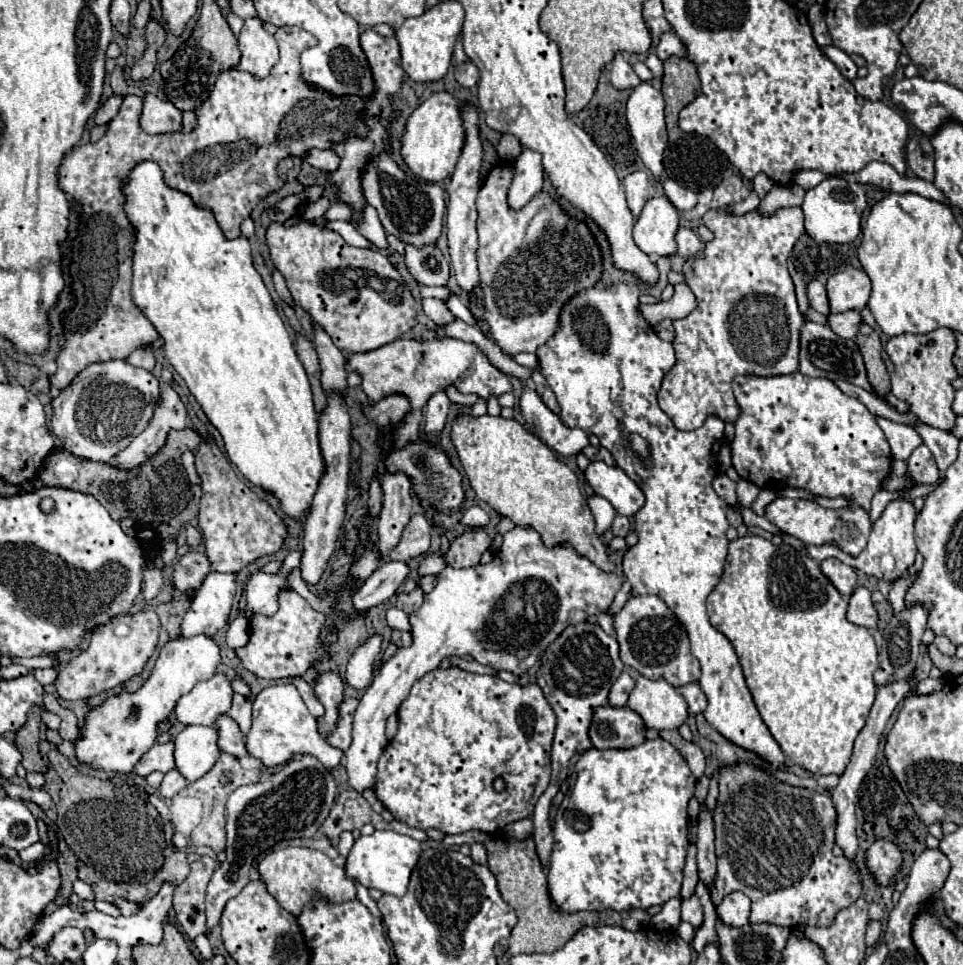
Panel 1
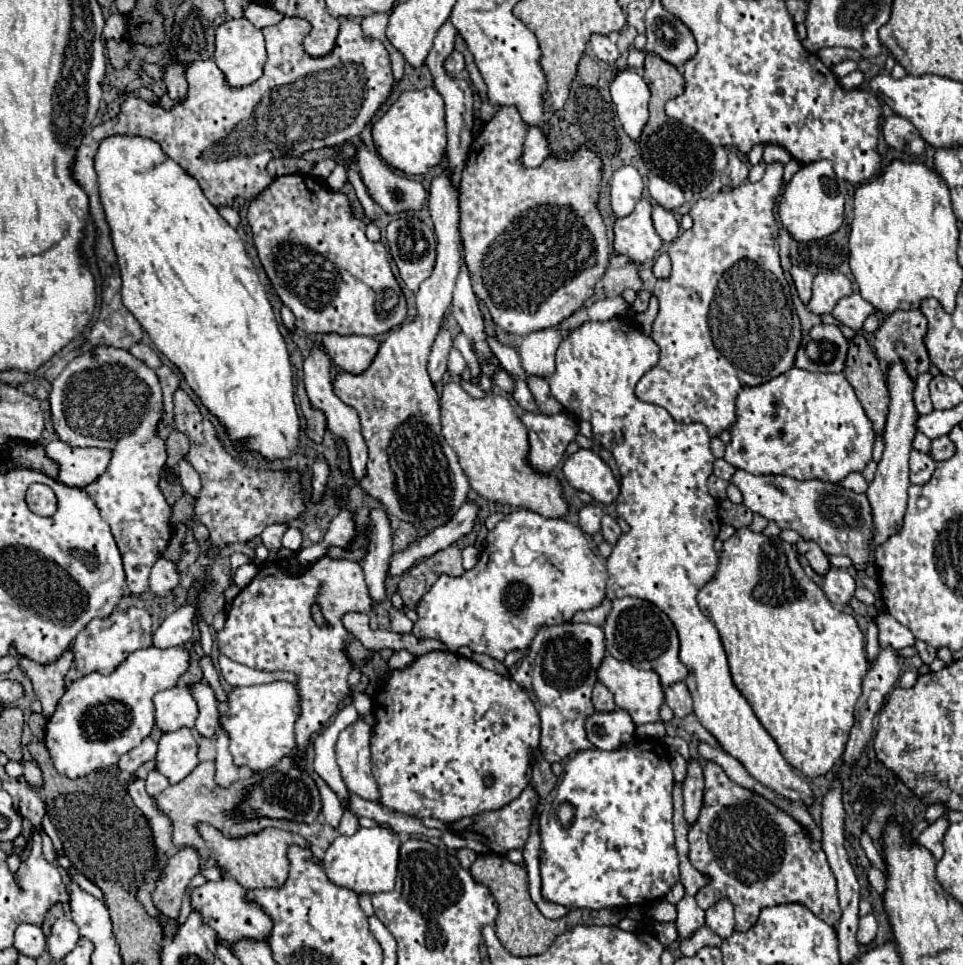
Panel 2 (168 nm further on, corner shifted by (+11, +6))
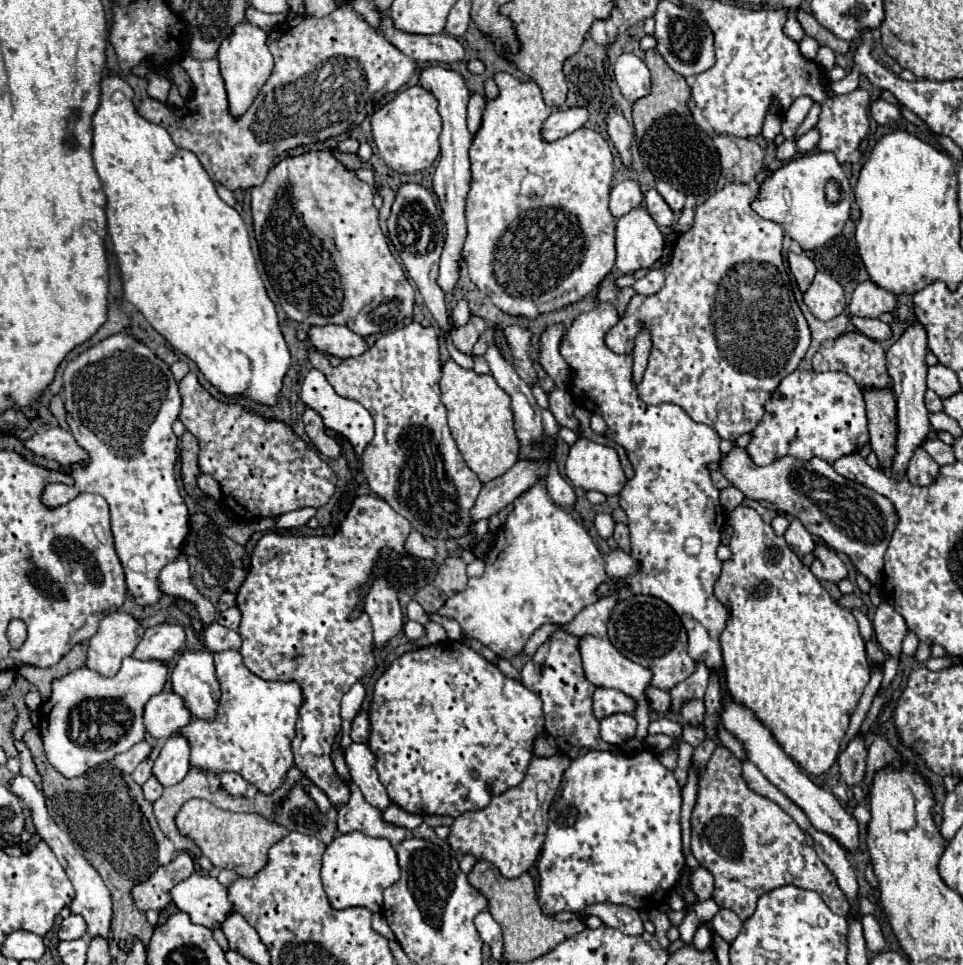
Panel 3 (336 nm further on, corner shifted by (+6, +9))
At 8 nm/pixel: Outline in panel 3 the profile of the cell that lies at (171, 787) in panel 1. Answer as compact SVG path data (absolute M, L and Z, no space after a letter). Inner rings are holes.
M152 775L144 785L142 785L142 789L144 789L144 797L148 799L148 801L156 801L156 799L160 799L160 795L162 795L162 791L164 791L164 787L160 785L160 781Z

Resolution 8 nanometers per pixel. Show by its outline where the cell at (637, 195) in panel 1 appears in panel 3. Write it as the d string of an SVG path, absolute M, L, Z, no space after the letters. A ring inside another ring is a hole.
M634 179L620 181L610 191L610 213L618 219L618 217L626 215L628 211L636 209L642 203L642 199L644 199L644 195L642 195L638 181L634 181Z

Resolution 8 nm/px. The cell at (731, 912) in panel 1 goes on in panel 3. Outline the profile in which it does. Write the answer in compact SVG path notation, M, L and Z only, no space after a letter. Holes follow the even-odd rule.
M720 909L714 919L710 921L710 927L728 943L732 943L736 939L736 935L740 933L740 927L742 927L742 921L738 919L738 915L734 911L728 911L728 909Z

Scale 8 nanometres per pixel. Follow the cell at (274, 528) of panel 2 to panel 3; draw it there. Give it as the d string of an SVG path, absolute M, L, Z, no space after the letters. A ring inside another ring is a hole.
M306 507L306 509L298 509L298 511L290 511L290 513L284 513L276 519L276 529L278 531L290 531L290 529L296 529L296 527L302 527L310 521L310 517L314 517L314 509L312 507Z

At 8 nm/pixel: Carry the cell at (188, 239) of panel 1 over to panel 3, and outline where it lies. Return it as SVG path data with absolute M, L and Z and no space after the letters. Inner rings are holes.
M104 77L102 101L92 127L92 157L108 199L108 233L122 271L124 299L146 317L174 351L192 359L206 381L222 395L240 395L264 407L276 407L292 359L278 325L276 307L258 273L246 223L236 209L218 197L198 157L190 151L182 153L164 127L148 123L136 113L132 89L120 77Z

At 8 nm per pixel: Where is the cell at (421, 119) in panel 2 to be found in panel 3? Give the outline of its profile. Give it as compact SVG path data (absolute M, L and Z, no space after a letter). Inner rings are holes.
M422 85L400 91L390 103L372 115L372 135L380 157L398 173L416 173L428 169L440 153L438 135L442 131L438 99Z

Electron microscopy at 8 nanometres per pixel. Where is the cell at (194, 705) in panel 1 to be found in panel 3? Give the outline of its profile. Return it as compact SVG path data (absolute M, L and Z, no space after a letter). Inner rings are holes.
M162 691L154 695L144 709L144 725L154 739L172 737L182 727L186 727L190 719L192 715L184 699L180 699L180 695L174 691Z

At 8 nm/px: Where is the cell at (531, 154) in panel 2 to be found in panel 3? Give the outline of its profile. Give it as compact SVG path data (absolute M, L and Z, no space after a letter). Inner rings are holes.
M574 107L574 109L556 109L542 125L542 139L546 143L558 141L564 135L574 133L576 129L584 127L588 119L588 111L582 107Z

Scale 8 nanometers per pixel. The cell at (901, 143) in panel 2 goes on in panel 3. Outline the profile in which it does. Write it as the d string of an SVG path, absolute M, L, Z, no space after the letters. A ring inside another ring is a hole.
M884 99L874 101L870 105L870 113L872 113L872 117L874 117L874 121L878 125L890 125L892 127L892 125L896 125L896 119L904 119L902 113L900 113L900 109L896 105L884 101Z

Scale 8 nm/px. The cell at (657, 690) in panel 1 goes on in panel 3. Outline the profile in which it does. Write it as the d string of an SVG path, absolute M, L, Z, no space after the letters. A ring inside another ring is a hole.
M592 635L582 637L580 639L580 653L582 653L584 671L586 671L586 677L590 683L594 683L596 687L618 689L636 701L634 717L638 721L638 731L636 731L635 738L642 741L648 735L648 725L650 725L650 701L646 697L646 689L650 687L652 671L648 671L646 667L640 667L638 663L626 659L608 639L600 639L600 637L592 637Z

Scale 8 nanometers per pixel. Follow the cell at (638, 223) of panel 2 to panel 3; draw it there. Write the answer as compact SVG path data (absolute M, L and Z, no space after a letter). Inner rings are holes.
M636 207L616 221L616 267L622 273L652 267L662 249L664 235L644 207Z

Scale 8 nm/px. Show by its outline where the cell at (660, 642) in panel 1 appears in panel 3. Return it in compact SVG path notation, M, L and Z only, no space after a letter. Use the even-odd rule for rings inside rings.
M634 595L620 599L608 621L608 637L622 655L654 673L652 687L668 691L696 671L696 663L688 657L686 629L680 617L656 597Z

